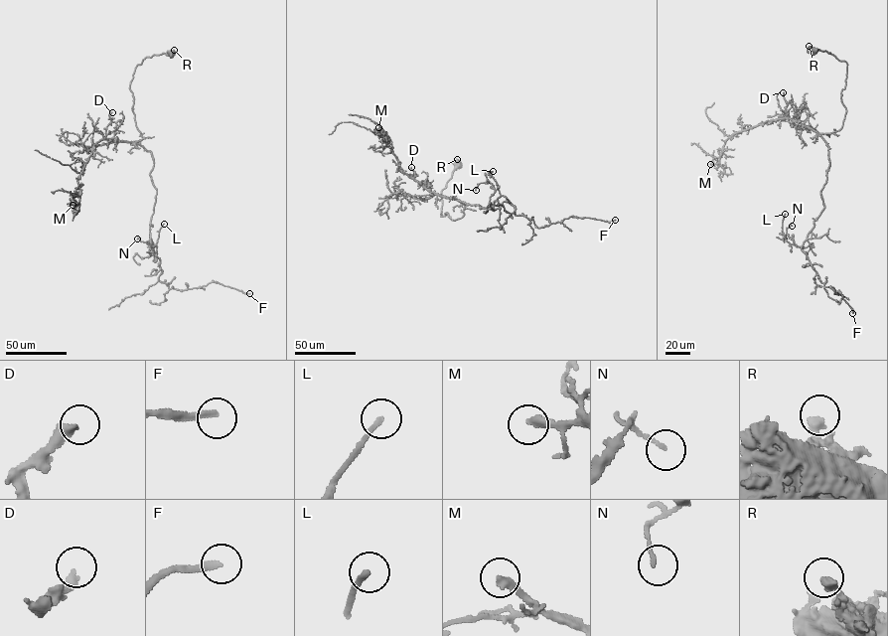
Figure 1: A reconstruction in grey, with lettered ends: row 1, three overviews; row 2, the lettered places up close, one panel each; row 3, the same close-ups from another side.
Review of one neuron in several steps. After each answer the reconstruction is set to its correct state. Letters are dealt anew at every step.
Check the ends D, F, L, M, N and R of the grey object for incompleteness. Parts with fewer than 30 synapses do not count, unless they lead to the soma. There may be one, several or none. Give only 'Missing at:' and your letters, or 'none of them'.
Missing at: F, L, M

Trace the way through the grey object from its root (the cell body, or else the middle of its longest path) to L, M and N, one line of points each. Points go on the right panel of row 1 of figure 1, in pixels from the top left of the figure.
L: (814, 50), (847, 64), (846, 113), (818, 134), (824, 209), (801, 245), (785, 214)
M: (814, 50), (847, 64), (841, 128), (818, 133), (790, 118), (772, 119), (728, 138), (718, 162), (710, 164)
N: (814, 50), (847, 64), (846, 113), (839, 130), (818, 134), (828, 148), (824, 209), (801, 245), (792, 226)

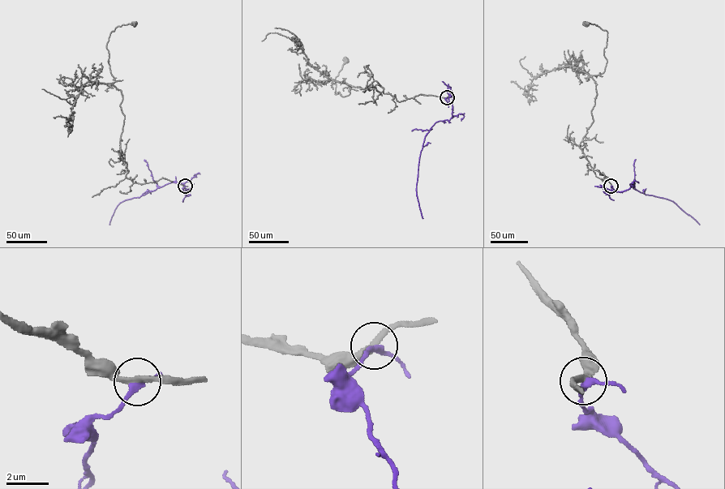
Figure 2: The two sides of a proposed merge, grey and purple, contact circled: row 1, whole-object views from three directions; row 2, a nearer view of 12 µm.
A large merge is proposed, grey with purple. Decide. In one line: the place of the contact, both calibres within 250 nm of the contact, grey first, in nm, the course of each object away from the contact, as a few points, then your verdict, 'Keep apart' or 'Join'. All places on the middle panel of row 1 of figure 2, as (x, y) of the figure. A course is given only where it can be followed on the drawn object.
Place: (447, 97). Thickness 280 nm (grey) against 280 nm. Course of grey: (447, 97), (399, 101), (375, 80), (369, 90), (343, 83), (349, 94), (336, 94), (346, 61). Course of purple: (447, 97), (448, 103), (452, 103), (452, 117), (432, 126), (419, 158), (416, 190), (422, 218). Keep apart

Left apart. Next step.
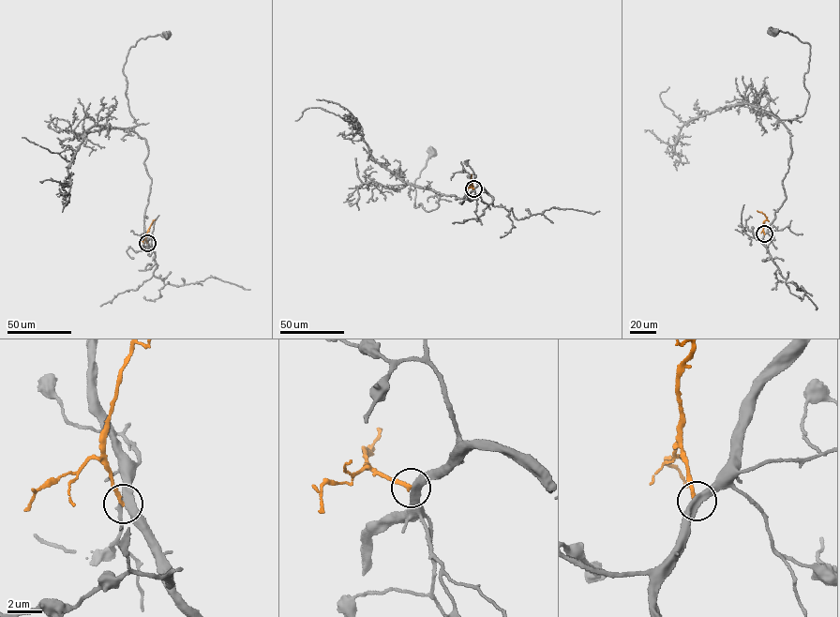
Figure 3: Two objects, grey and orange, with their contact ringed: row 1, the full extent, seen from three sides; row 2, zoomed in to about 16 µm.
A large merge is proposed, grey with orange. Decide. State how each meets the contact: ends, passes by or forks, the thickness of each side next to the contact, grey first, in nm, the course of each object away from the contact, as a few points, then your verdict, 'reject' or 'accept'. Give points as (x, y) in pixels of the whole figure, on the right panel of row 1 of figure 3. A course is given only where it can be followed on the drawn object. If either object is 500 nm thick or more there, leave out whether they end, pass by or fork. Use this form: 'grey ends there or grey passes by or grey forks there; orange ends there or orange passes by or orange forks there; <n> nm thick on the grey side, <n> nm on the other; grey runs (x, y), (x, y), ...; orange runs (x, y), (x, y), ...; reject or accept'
grey passes by; orange ends there; 440 nm thick on the grey side, 220 nm on the other; grey runs (764, 233), (786, 198), (790, 135), (779, 120), (802, 116), (809, 96), (803, 79), (810, 46), (774, 31); orange runs (764, 233), (763, 224), (766, 217), (757, 210); reject

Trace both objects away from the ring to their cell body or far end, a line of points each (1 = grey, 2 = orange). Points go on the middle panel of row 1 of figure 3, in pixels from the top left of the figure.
1: (473, 188), (470, 202), (427, 188), (440, 196), (438, 207), (413, 206), (414, 182), (432, 153)
2: (473, 188), (470, 186), (471, 174)

